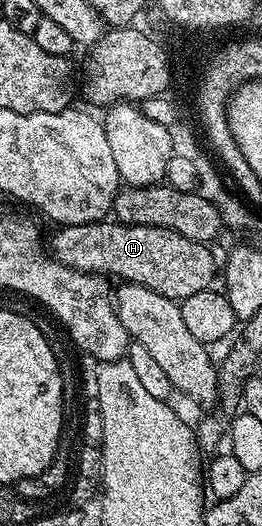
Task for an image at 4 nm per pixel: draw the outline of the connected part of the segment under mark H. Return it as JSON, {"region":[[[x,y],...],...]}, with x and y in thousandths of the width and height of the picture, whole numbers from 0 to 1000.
{"region":[[[382,422],[260,426],[221,439],[187,456],[191,477],[214,494],[294,517],[340,517],[397,529],[443,525],[443,534],[534,540],[672,574],[809,546],[828,532],[828,502],[821,510],[809,473],[641,433]]]}

